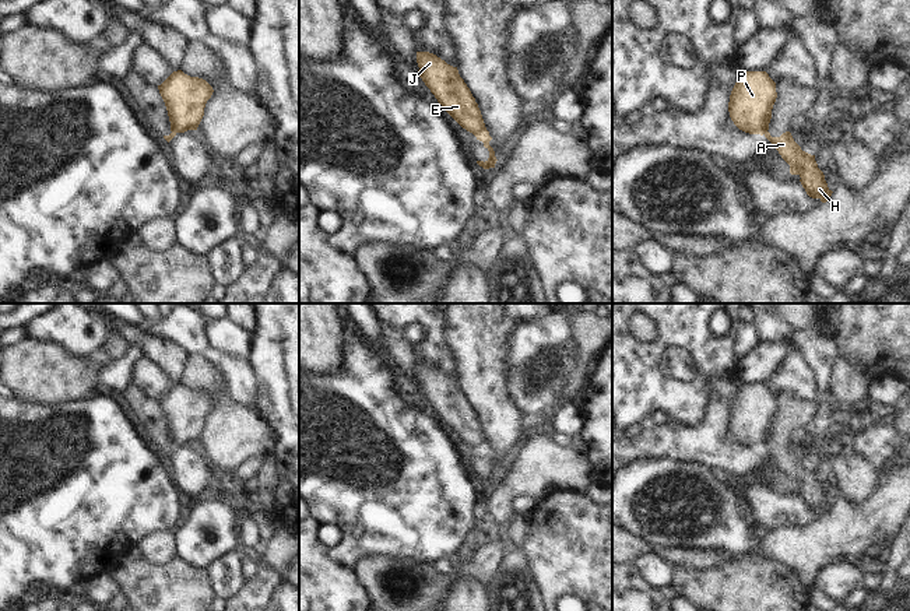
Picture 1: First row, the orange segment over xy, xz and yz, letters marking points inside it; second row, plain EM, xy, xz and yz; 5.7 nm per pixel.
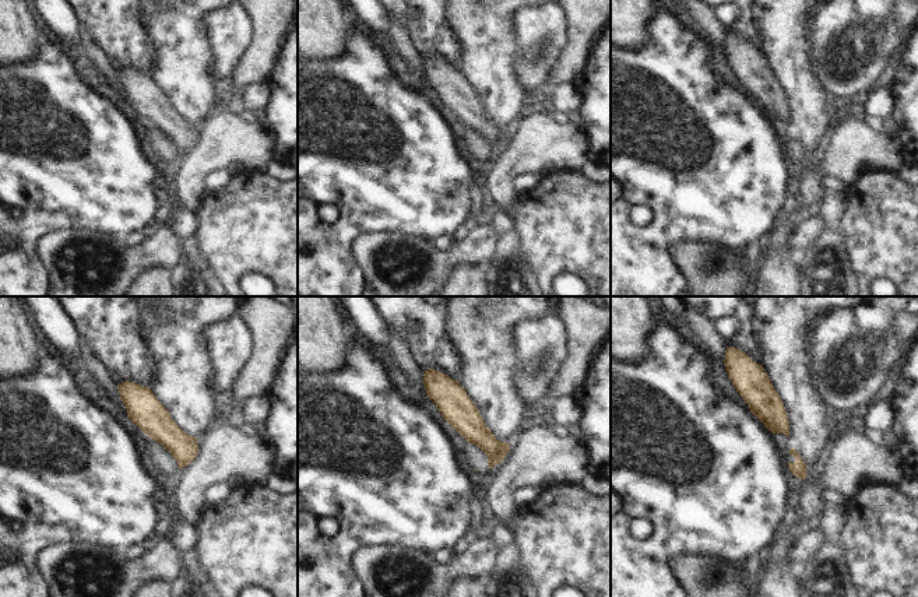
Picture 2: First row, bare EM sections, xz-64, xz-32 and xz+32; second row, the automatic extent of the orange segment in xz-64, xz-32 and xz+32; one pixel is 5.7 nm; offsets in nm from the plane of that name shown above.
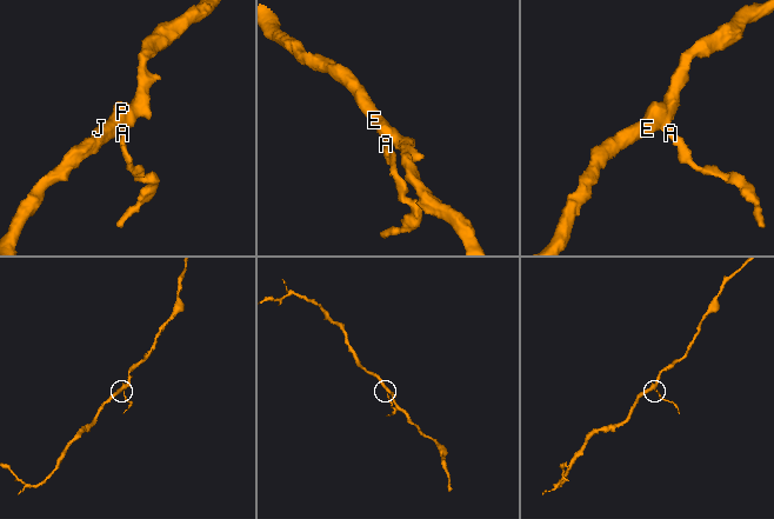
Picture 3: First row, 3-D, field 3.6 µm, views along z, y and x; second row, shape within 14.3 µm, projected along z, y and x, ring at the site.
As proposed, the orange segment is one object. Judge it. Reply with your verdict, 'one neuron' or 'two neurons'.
two neurons

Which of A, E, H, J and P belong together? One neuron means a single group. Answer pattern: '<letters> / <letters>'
A H / E J P

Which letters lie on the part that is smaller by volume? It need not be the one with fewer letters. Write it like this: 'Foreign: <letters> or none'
Foreign: A, H

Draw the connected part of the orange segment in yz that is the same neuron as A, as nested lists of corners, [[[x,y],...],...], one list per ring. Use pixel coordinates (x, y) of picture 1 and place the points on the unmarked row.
[[[767,445],[765,450],[790,478],[790,487],[801,491],[800,495],[807,508],[812,512],[819,512],[822,516],[829,515],[833,505],[828,501],[825,488],[815,474],[815,468],[802,464],[790,445],[783,446],[780,450],[772,450]]]

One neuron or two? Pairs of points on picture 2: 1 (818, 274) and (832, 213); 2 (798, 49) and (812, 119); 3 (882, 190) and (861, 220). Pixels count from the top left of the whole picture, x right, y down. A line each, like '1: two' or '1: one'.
1: one
2: one
3: one

